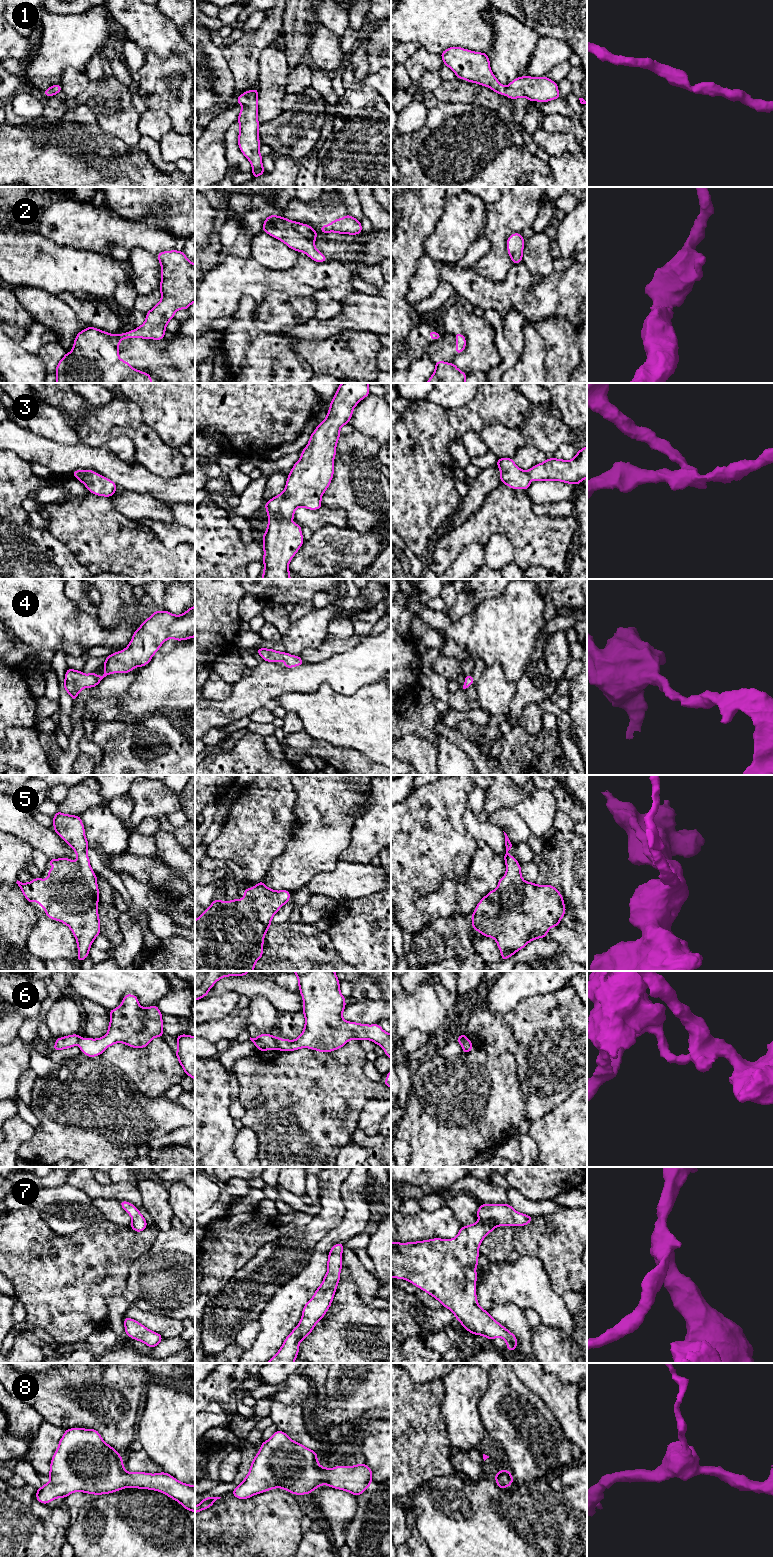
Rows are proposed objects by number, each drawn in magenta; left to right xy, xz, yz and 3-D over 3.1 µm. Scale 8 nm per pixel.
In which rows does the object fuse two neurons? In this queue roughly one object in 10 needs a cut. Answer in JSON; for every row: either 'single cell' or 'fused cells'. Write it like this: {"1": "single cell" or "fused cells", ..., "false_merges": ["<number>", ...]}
{"1": "single cell", "2": "fused cells", "3": "single cell", "4": "single cell", "5": "single cell", "6": "fused cells", "7": "single cell", "8": "single cell", "false_merges": ["2", "6"]}

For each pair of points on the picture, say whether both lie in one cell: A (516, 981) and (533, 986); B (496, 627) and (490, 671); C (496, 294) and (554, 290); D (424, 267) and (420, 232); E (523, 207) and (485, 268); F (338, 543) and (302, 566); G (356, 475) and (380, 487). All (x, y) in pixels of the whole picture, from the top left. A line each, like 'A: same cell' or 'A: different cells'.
A: same cell
B: different cells
C: same cell
D: different cells
E: same cell
F: same cell
G: same cell

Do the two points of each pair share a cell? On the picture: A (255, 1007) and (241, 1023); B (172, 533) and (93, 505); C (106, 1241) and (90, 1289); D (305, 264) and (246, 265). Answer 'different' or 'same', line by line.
A: different
B: different
C: same
D: same

